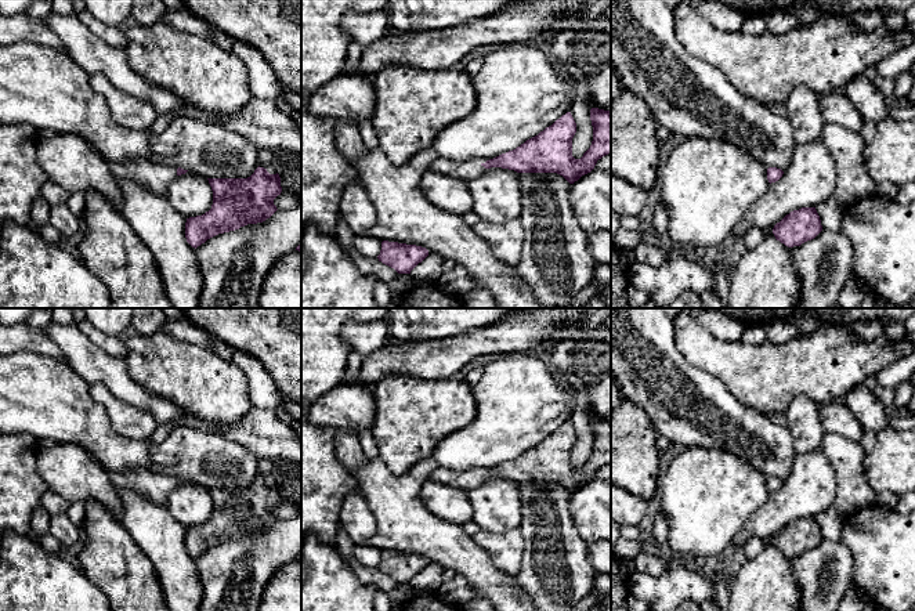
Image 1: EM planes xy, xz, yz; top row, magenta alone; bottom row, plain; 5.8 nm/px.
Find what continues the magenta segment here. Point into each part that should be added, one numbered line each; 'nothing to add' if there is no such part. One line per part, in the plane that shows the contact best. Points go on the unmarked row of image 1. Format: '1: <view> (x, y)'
1: xz (467, 480)

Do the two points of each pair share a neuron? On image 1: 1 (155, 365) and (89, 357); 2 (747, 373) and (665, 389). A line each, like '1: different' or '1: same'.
1: different
2: different

